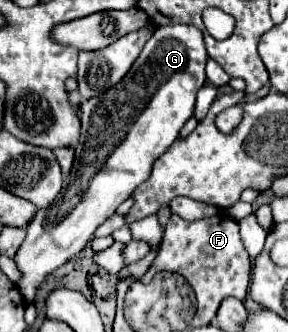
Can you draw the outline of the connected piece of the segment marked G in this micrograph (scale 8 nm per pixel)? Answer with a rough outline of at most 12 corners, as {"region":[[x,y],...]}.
{"region":[[158,26],[128,74],[82,102],[68,182],[26,228],[46,274],[150,178],[194,114],[206,48]]}

